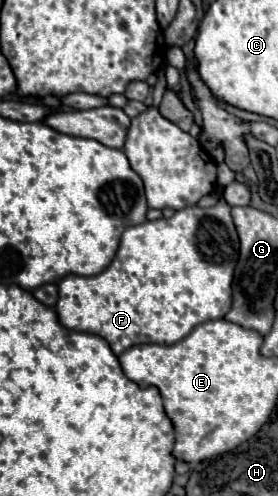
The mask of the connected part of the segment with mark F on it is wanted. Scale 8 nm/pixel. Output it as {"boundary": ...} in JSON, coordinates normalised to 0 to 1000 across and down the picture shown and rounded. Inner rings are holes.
{"boundary":[[[788,393],[781,413],[752,421],[665,417],[622,438],[522,446],[442,466],[428,506],[399,534],[356,554],[241,554],[212,567],[205,635],[227,659],[371,679],[414,716],[500,692],[622,696],[673,679],[687,663],[752,643],[795,643],[831,615],[831,571],[860,522],[860,478],[831,442],[831,417]]]}

